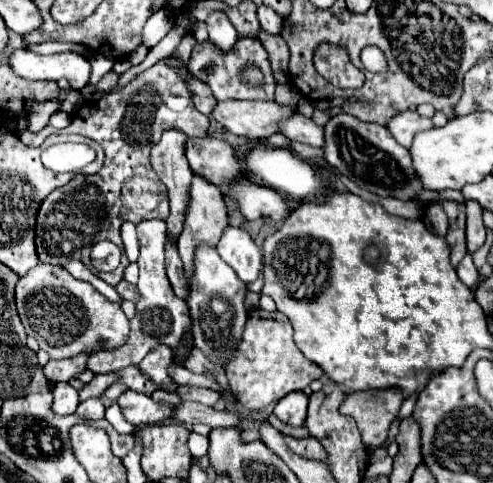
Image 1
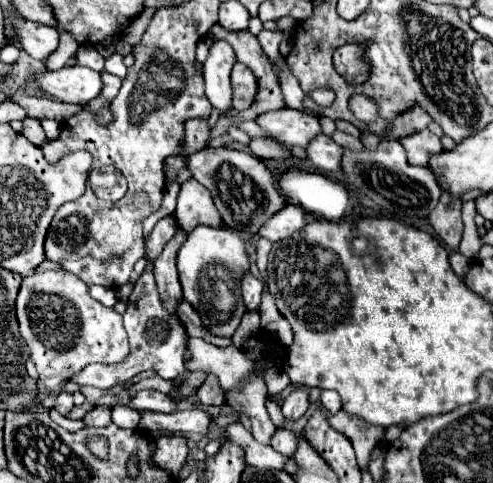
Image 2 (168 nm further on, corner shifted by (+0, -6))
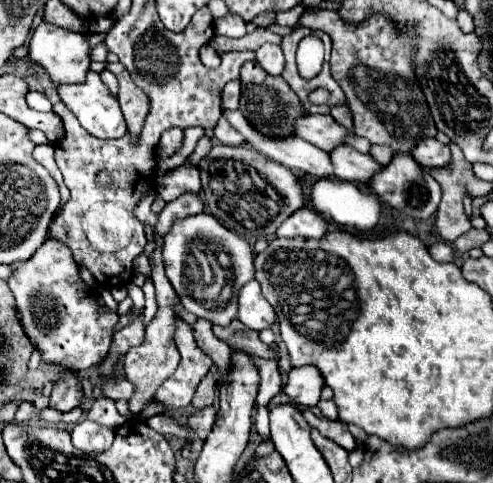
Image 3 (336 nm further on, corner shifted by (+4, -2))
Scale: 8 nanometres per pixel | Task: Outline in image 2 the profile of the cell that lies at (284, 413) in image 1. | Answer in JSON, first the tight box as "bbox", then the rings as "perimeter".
{"bbox":[283,388,309,420],"perimeter":[[[295,388],[283,402],[283,416],[287,420],[299,420],[309,408],[309,394],[305,388]]]}

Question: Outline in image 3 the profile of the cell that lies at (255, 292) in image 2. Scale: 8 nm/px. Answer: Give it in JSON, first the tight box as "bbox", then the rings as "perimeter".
{"bbox":[237,280,277,332],"perimeter":[[[255,280],[247,282],[239,292],[239,314],[237,318],[251,330],[261,332],[271,328],[277,322],[277,314],[273,306],[263,298],[261,288]]]}

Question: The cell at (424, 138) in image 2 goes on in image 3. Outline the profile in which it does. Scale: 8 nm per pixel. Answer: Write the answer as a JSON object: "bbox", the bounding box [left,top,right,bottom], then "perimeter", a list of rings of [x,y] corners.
{"bbox":[411,138,451,168],"perimeter":[[[435,138],[421,140],[421,144],[417,144],[417,148],[411,152],[411,156],[425,168],[445,168],[451,164],[449,146],[437,142]]]}

